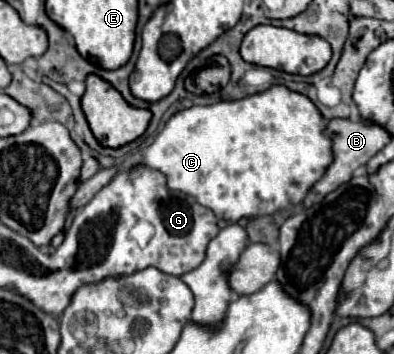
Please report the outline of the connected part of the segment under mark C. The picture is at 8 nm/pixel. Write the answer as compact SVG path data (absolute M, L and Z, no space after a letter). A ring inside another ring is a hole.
M271 85L267 91L261 91L261 93L237 99L237 101L219 101L219 103L213 103L213 105L193 105L189 109L177 111L165 123L165 127L157 133L153 143L141 153L141 159L135 165L143 165L143 167L149 167L149 169L161 171L167 177L169 189L181 191L185 195L195 197L203 207L211 209L217 219L229 221L229 223L237 223L239 219L253 219L253 217L261 217L261 215L273 215L273 213L277 213L281 209L301 205L301 201L305 199L307 191L325 175L325 169L333 163L333 139L325 133L325 125L327 125L325 117L321 115L321 111L315 107L315 103L307 95L291 91L285 85Z

